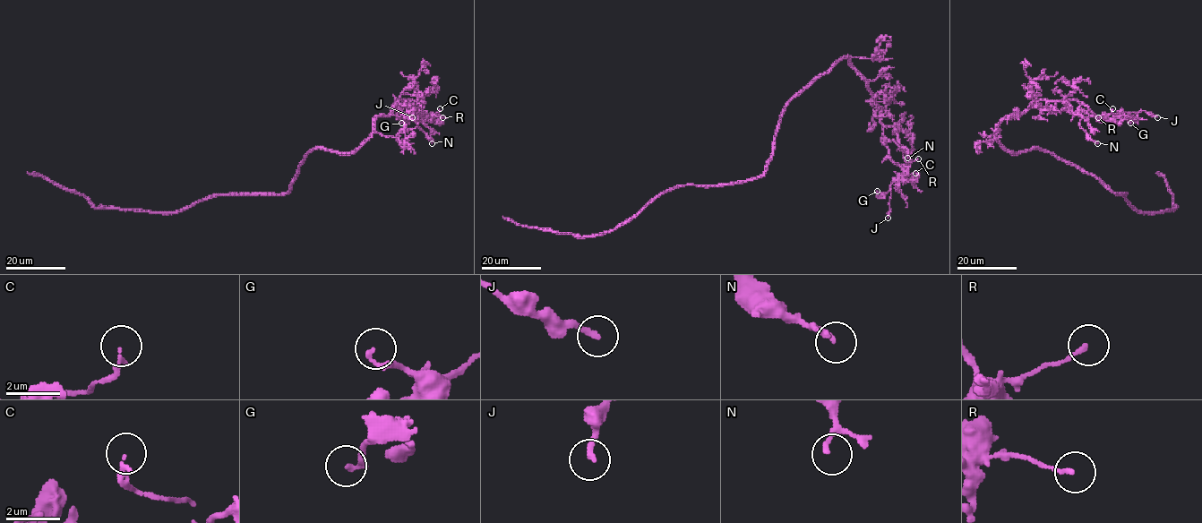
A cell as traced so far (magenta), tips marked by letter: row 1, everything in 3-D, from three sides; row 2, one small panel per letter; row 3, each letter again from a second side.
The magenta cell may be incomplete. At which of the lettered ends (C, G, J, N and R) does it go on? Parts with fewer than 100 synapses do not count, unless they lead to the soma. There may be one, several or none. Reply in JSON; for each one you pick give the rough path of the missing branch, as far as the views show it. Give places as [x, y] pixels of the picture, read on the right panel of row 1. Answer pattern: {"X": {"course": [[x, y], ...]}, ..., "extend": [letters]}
{"extend": []}

